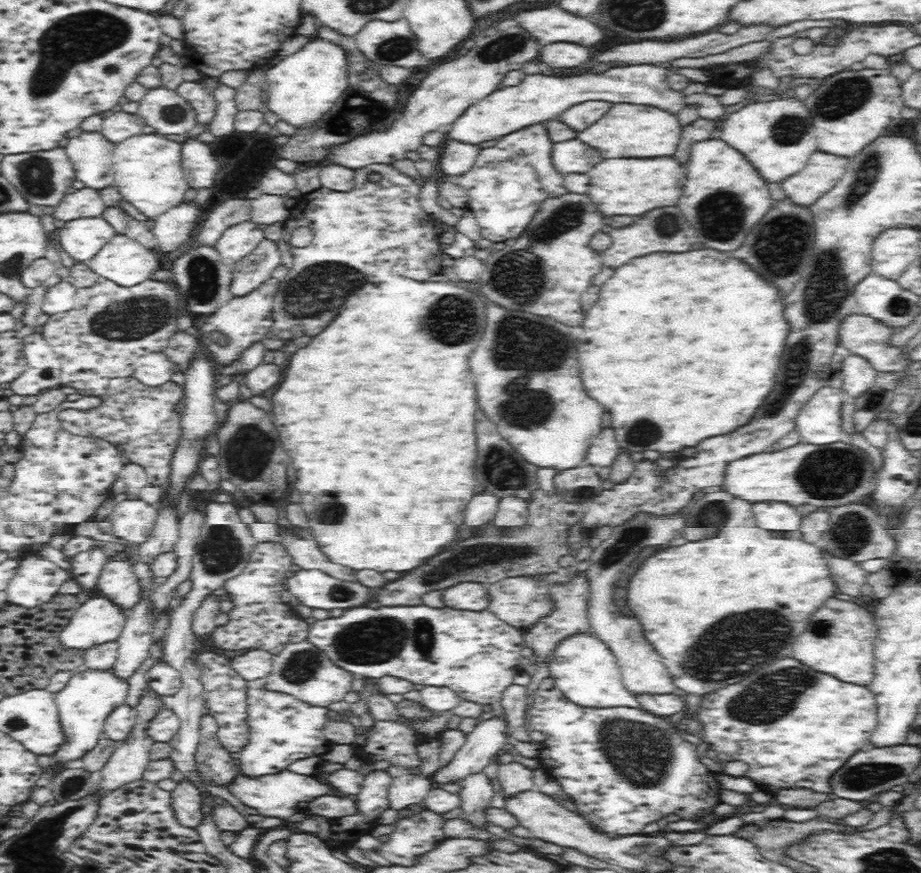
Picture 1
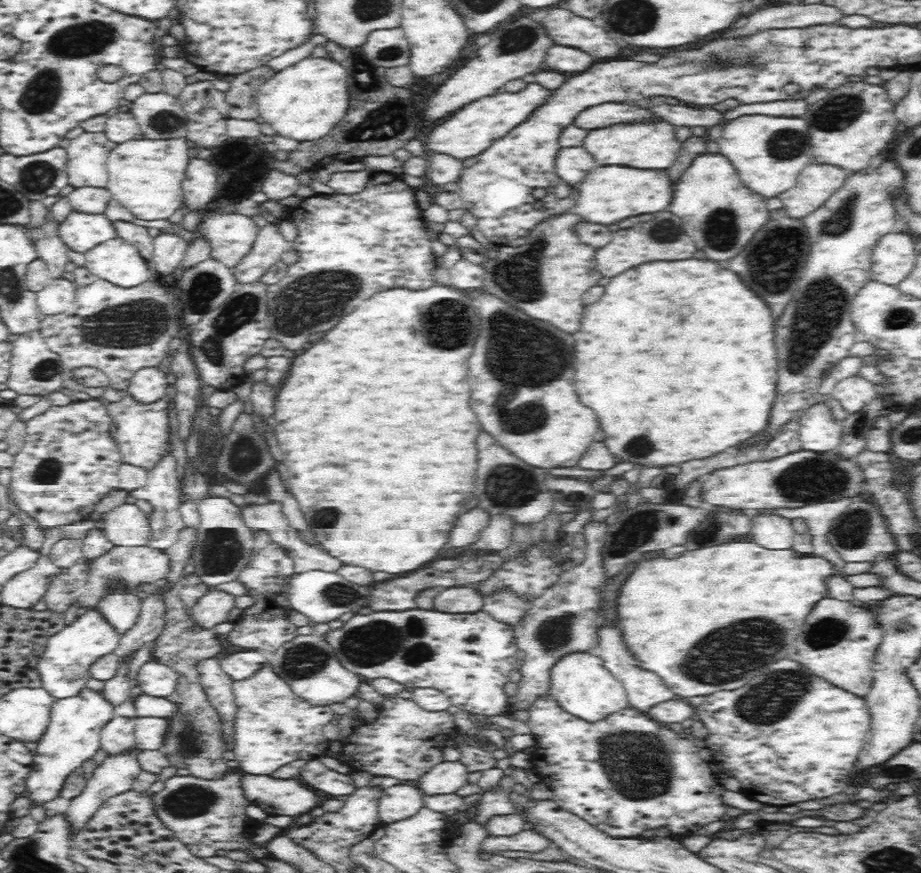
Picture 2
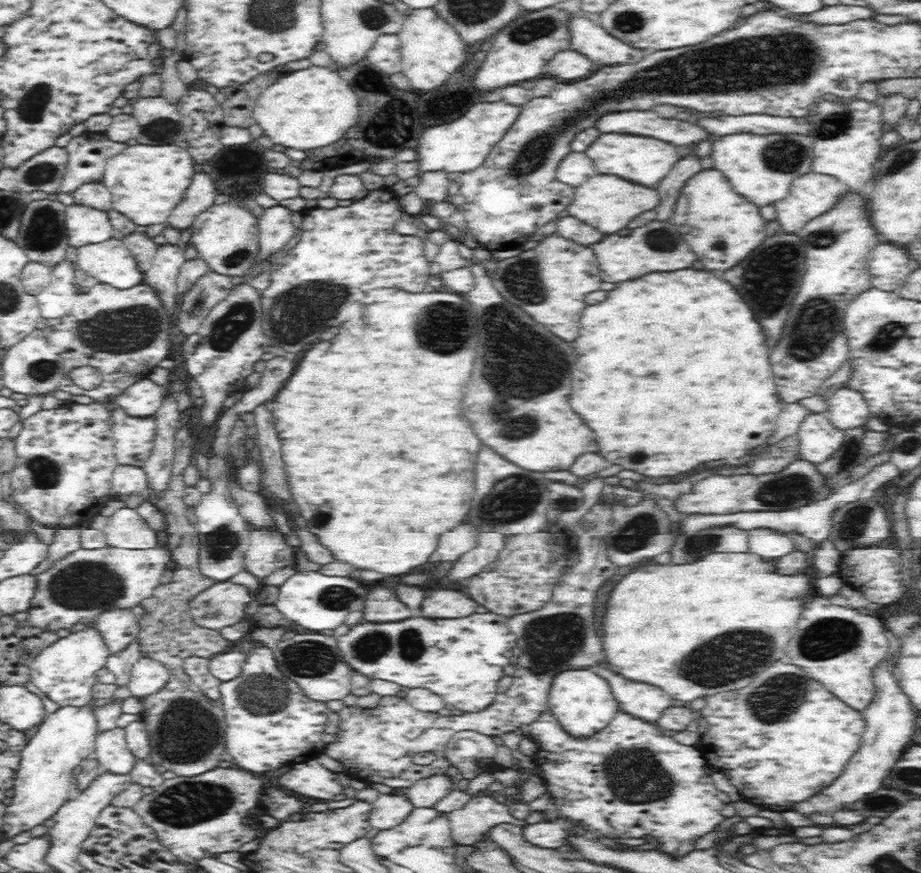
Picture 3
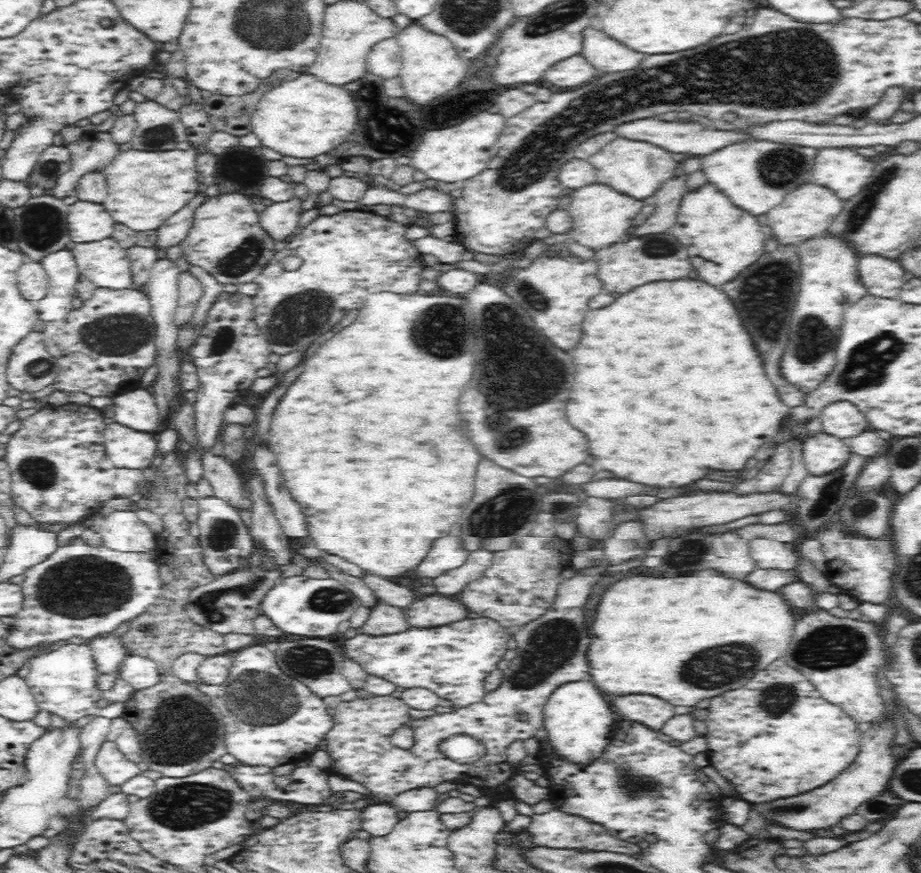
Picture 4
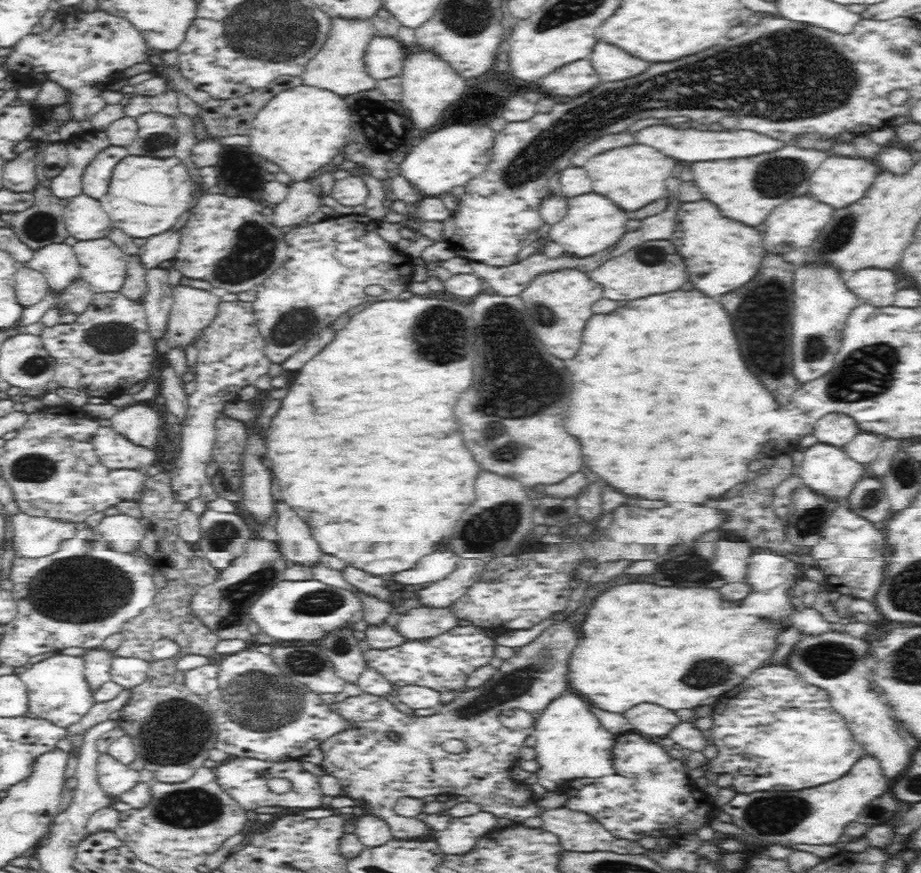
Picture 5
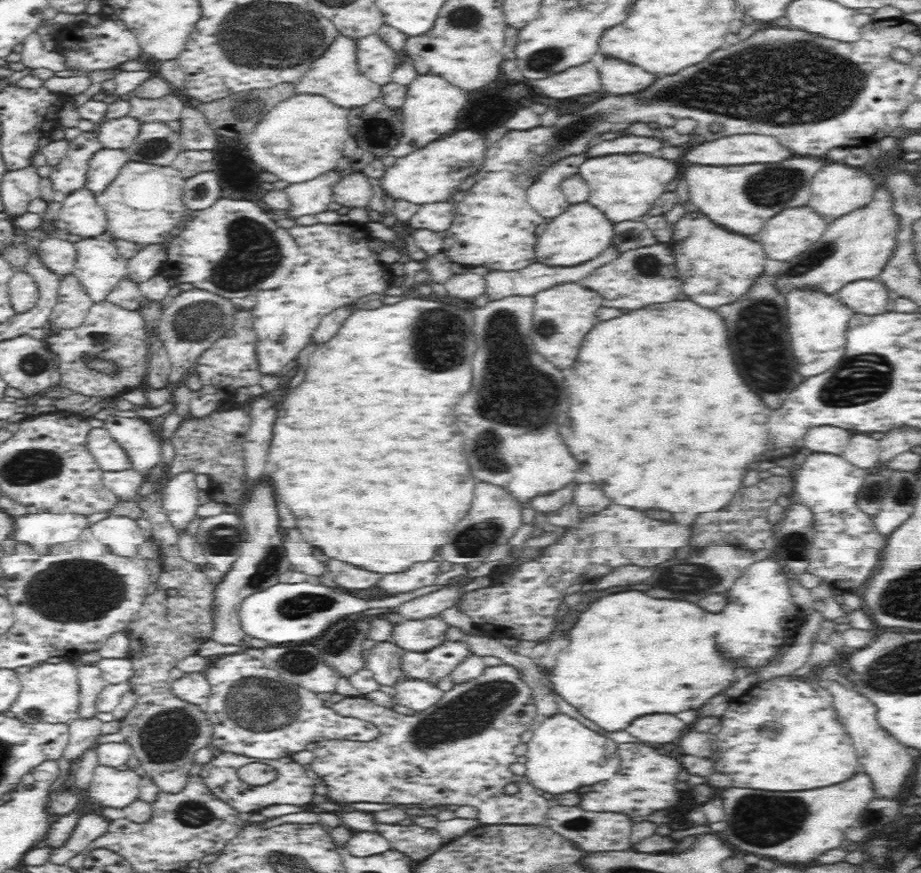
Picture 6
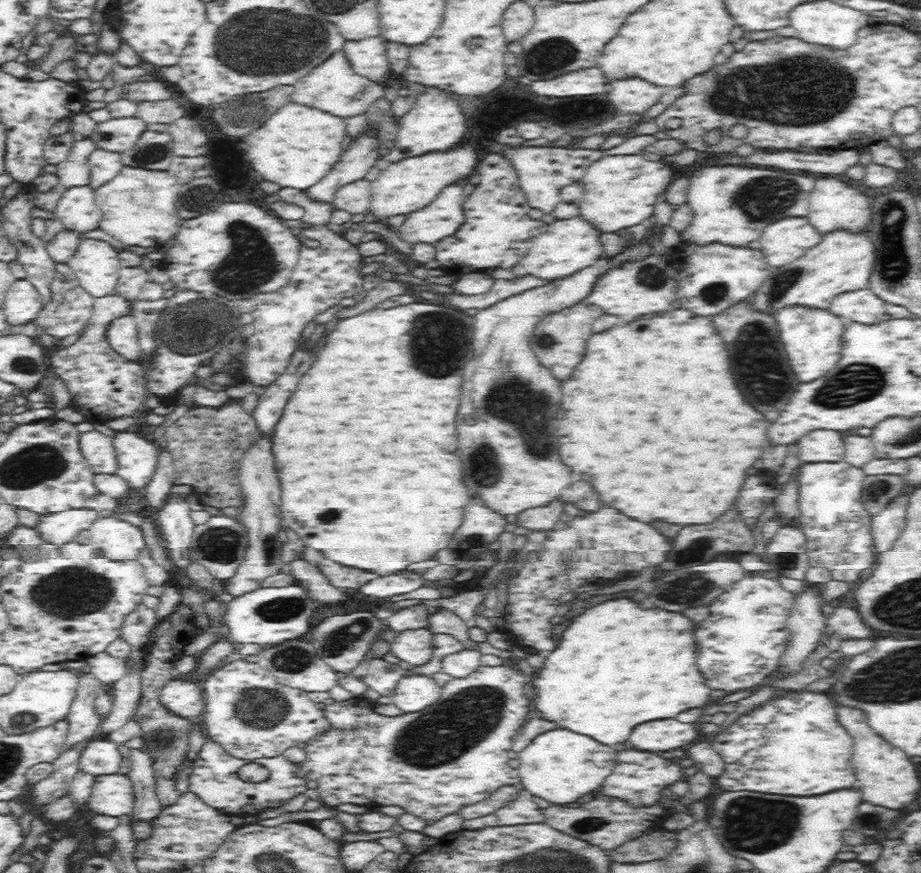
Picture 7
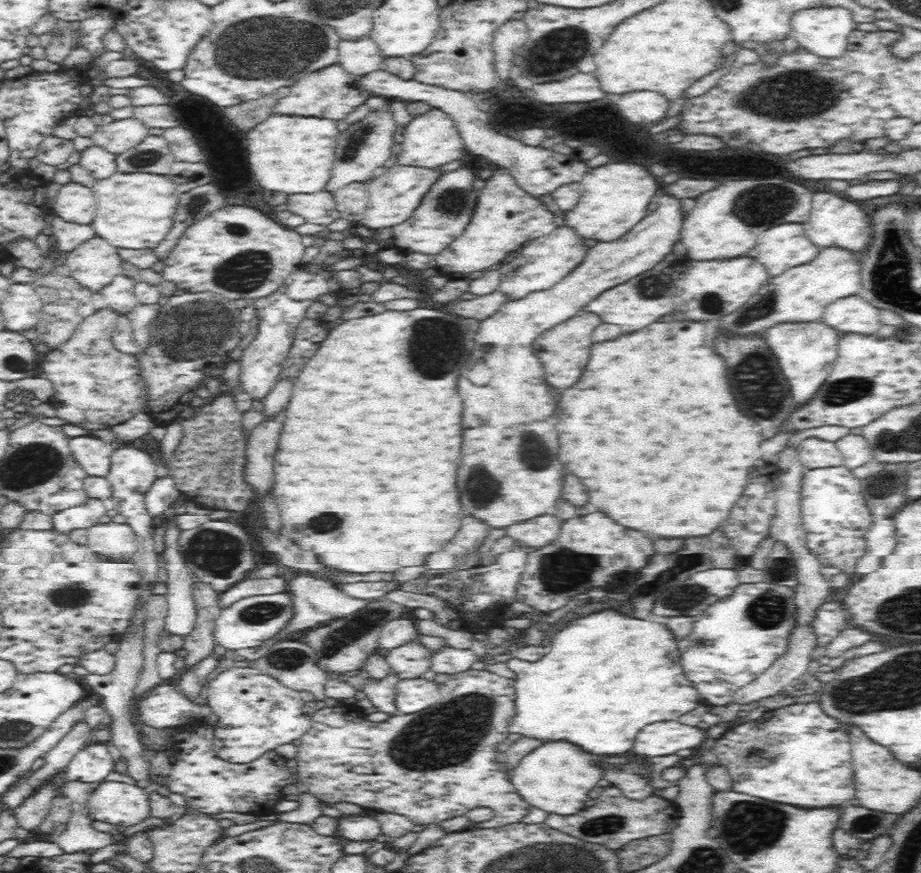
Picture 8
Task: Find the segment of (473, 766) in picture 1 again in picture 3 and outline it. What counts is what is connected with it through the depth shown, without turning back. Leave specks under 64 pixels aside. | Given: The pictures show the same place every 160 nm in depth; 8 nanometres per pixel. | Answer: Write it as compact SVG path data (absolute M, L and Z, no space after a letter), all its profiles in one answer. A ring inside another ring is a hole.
M446 774L429 776L427 779L417 780L416 784L402 788L398 792L416 808L432 808L434 804L445 798L453 790L452 777Z

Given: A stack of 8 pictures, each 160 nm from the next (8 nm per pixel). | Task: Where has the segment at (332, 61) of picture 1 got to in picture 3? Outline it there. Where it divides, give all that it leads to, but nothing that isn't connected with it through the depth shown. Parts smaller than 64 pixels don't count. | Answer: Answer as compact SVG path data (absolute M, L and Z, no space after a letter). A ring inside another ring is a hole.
M312 65L286 73L261 92L255 100L253 117L255 123L262 128L264 136L272 140L274 148L278 146L280 149L290 148L306 152L338 142L359 121L358 108L359 98L352 94L348 83L337 72L332 72L328 67Z

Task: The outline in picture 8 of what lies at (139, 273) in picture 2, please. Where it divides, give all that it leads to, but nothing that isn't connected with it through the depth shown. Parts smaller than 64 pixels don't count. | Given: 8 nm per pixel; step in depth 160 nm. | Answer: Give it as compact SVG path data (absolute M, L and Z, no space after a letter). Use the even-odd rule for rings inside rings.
M94 237L62 258L74 278L90 291L98 292L123 274L123 261L118 249L106 239Z

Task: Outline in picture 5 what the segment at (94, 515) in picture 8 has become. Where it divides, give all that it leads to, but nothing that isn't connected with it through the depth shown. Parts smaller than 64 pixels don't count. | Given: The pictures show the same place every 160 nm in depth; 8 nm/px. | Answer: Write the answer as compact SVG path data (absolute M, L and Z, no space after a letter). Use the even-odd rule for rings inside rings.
M26 513L12 515L13 549L21 557L50 557L62 542L77 537L75 522L58 517L30 516Z

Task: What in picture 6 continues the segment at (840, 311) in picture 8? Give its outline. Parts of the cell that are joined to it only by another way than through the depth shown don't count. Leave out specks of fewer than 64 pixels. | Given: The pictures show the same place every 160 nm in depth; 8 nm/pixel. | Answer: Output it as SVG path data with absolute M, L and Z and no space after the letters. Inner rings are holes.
M859 280L846 284L836 294L839 300L853 315L876 317L886 311L892 300L889 290L877 280Z

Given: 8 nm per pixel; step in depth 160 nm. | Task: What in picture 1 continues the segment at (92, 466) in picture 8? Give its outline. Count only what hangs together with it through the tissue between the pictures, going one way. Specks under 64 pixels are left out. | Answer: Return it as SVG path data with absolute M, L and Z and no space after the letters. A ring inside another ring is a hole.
M166 382L158 388L140 390L136 398L118 396L108 398L94 410L66 409L58 415L61 427L70 434L82 436L100 436L120 449L127 462L145 469L150 485L160 486L168 482L171 475L178 440L182 436L180 414L176 407L183 396L183 386L175 382Z

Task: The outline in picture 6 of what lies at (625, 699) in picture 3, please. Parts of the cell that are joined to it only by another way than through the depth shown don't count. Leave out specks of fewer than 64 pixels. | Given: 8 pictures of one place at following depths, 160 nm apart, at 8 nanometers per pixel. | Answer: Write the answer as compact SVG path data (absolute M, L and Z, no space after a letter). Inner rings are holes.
M642 716L634 720L626 731L630 732L638 742L644 742L648 746L660 746L660 744L672 744L678 738L692 730L692 726L684 724L676 716Z

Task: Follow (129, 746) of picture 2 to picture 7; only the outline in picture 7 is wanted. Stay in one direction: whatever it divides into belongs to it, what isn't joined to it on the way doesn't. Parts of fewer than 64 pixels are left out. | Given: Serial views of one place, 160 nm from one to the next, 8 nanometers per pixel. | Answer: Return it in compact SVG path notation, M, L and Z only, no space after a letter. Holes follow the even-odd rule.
M127 775L96 776L89 799L89 808L97 814L124 818L135 806L135 792Z

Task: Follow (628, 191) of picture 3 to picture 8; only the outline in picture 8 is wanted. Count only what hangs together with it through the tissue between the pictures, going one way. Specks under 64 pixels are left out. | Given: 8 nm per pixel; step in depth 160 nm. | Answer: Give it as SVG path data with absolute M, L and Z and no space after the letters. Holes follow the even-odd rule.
M558 226L550 234L532 240L519 249L516 256L500 268L499 291L512 300L522 300L531 292L548 290L558 284L577 264L584 258L588 246L584 245L582 238L568 227Z

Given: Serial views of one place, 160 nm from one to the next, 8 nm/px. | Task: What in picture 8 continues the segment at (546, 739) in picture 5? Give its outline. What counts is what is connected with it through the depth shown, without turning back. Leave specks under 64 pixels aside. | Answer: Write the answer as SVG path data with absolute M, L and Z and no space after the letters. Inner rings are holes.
M566 743L541 744L532 752L526 754L513 768L510 779L516 793L532 808L538 808L550 815L574 816L580 810L584 810L590 788L598 786L604 772L600 774L598 762L610 762L610 764L630 763L622 756L594 756L585 754L579 748Z

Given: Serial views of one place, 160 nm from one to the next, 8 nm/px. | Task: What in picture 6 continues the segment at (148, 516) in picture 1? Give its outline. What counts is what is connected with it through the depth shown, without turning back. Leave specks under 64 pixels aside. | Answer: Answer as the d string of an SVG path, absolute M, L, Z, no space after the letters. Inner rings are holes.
M108 513L108 517L90 525L90 528L96 540L108 546L116 556L137 558L138 546L146 541L136 520L122 515Z

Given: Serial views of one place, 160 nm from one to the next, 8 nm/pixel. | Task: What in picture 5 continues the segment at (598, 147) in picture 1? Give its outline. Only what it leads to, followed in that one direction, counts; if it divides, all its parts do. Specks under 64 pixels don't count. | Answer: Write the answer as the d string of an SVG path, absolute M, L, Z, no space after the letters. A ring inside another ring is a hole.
M637 143L636 146L614 148L592 156L583 166L592 180L593 192L612 202L622 213L636 212L658 198L667 198L670 193L666 189L666 180L672 177L672 170L676 166L672 160L655 148L648 148Z

